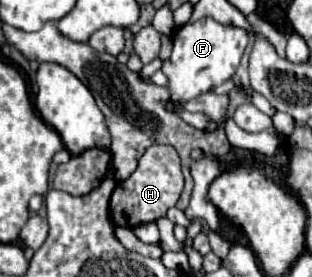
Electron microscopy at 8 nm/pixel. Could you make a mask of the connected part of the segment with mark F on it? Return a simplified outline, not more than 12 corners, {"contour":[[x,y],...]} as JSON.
{"contour":[[201,18],[173,32],[171,102],[229,80],[247,34]]}

